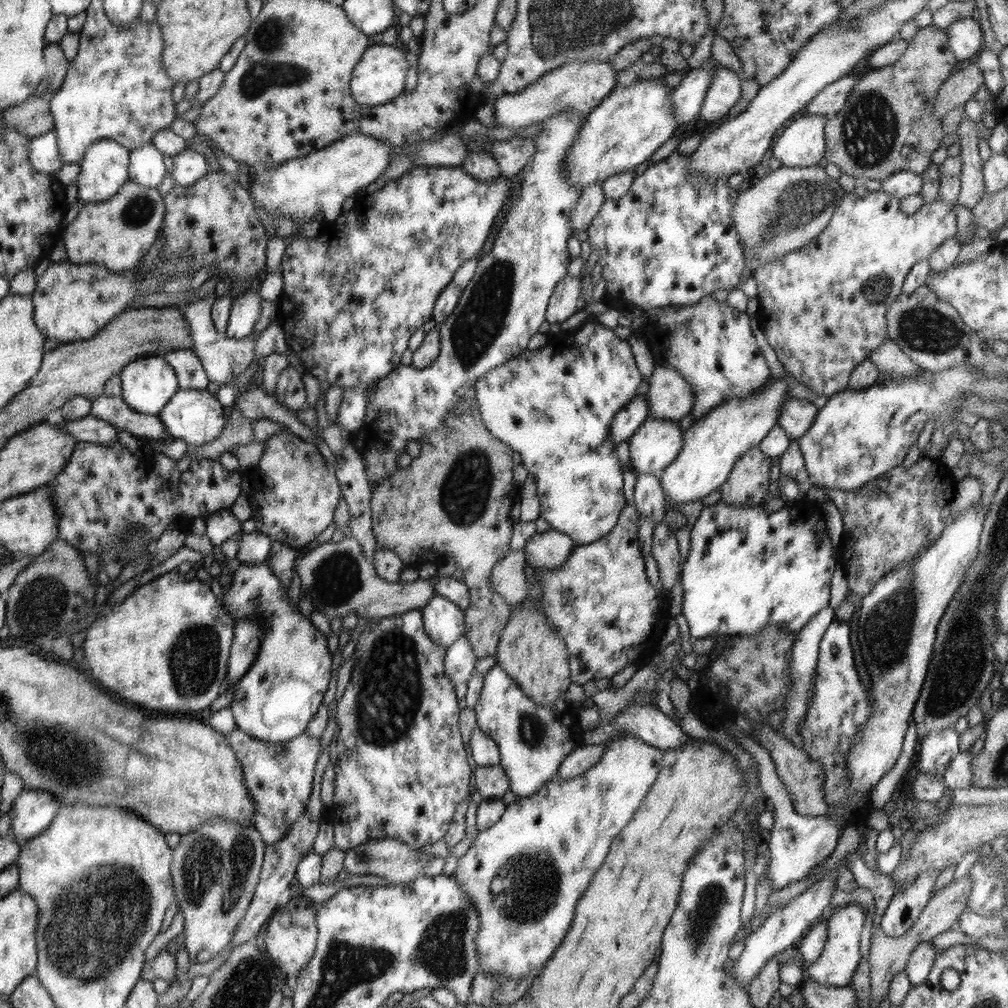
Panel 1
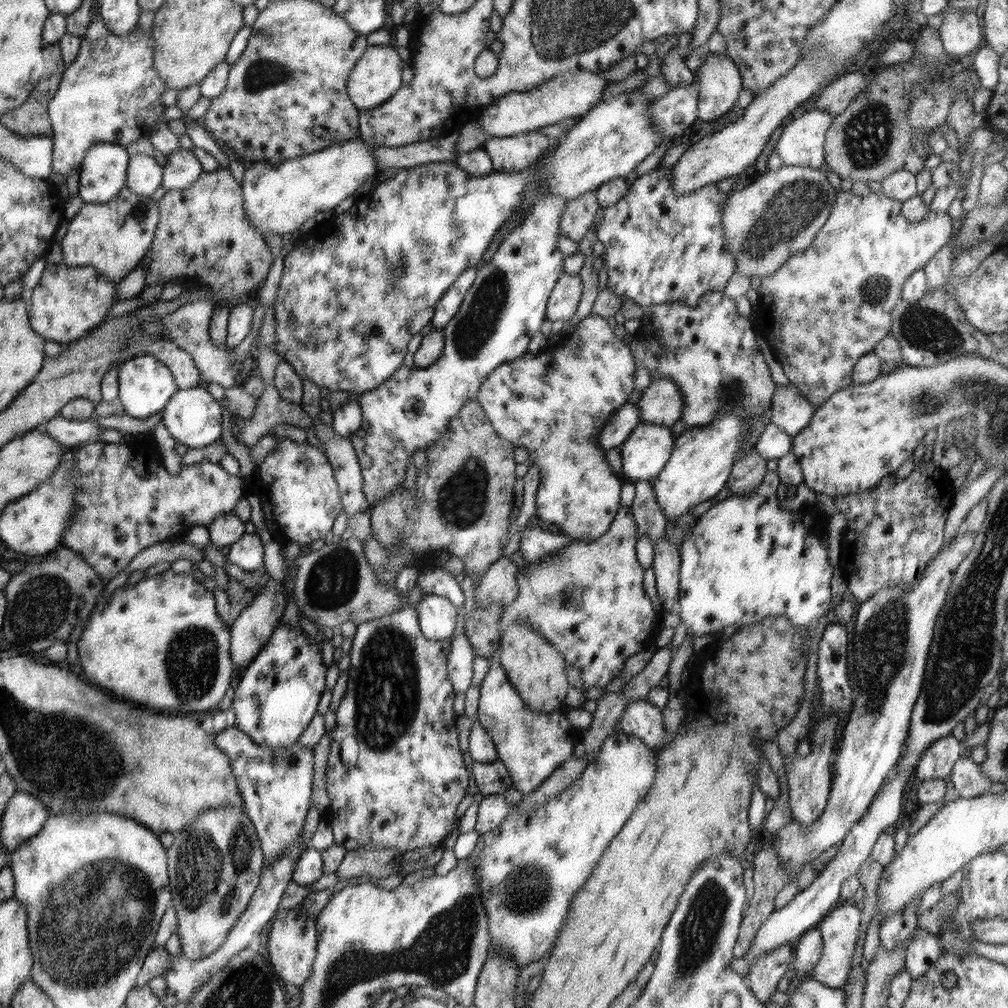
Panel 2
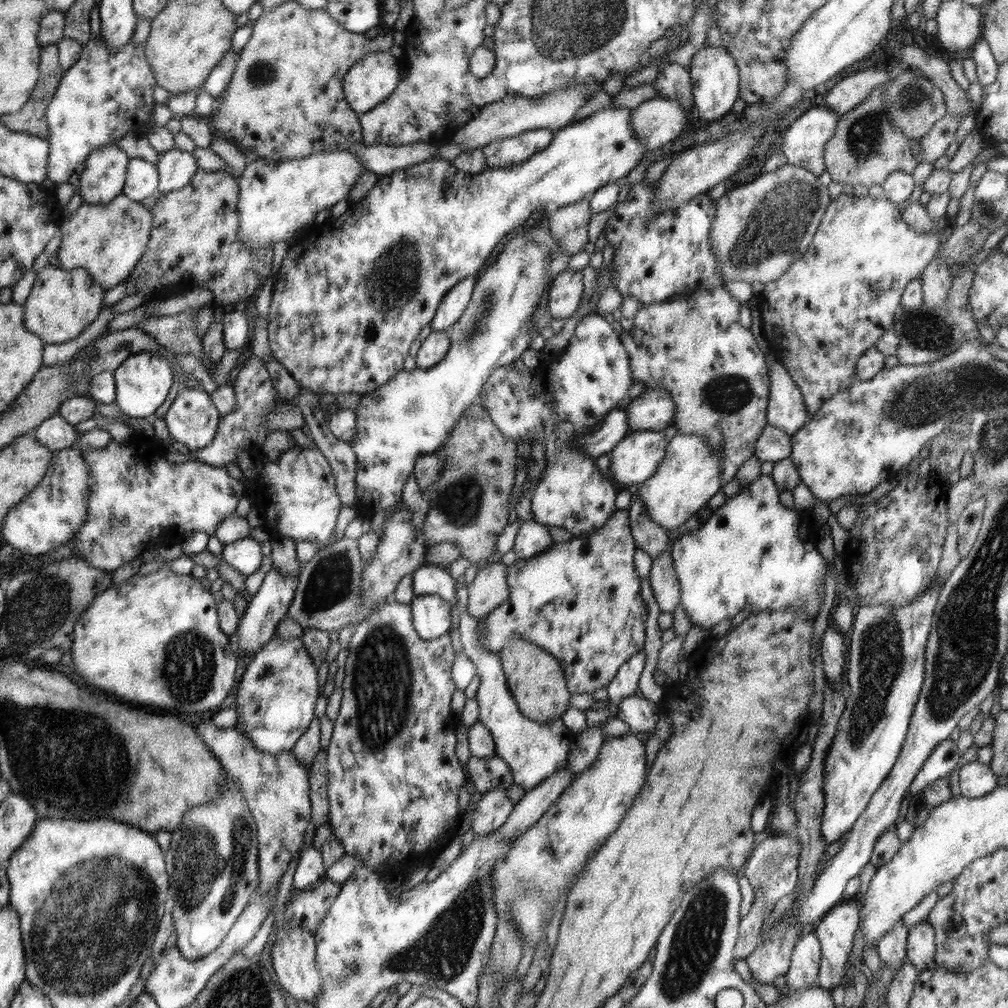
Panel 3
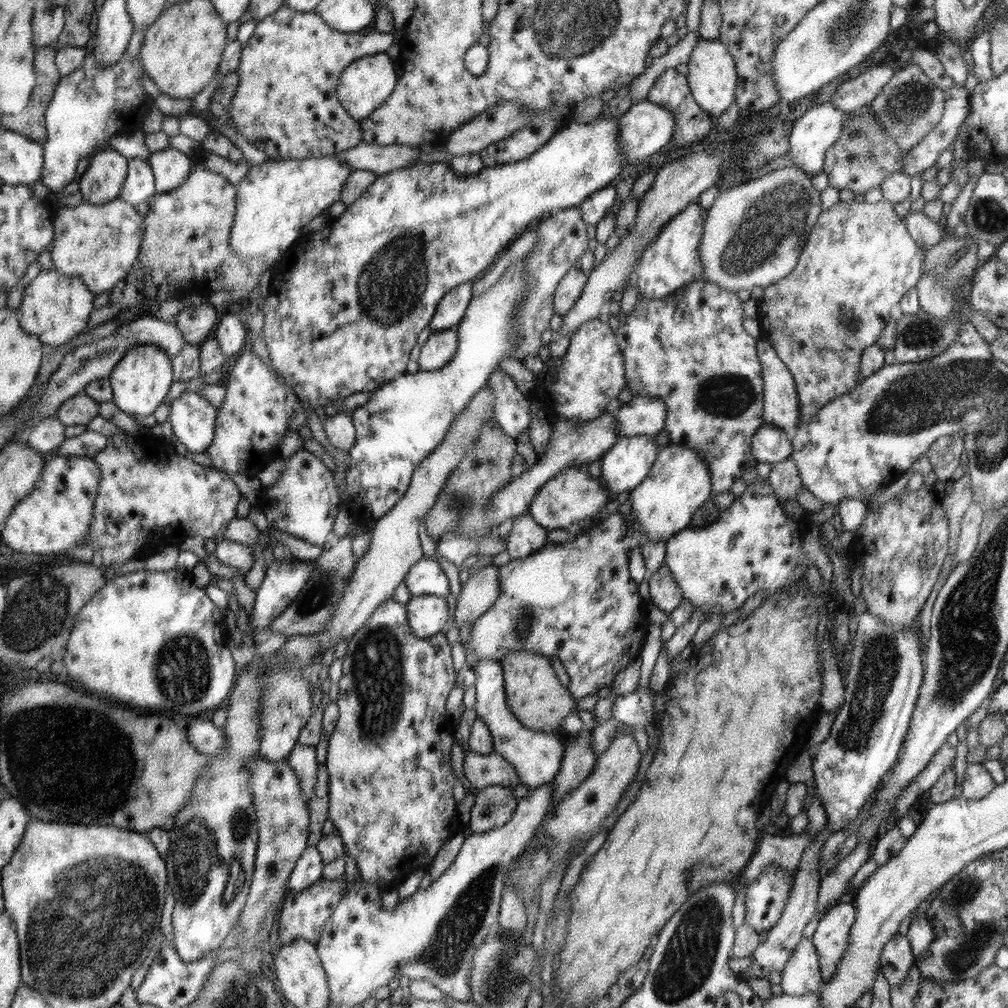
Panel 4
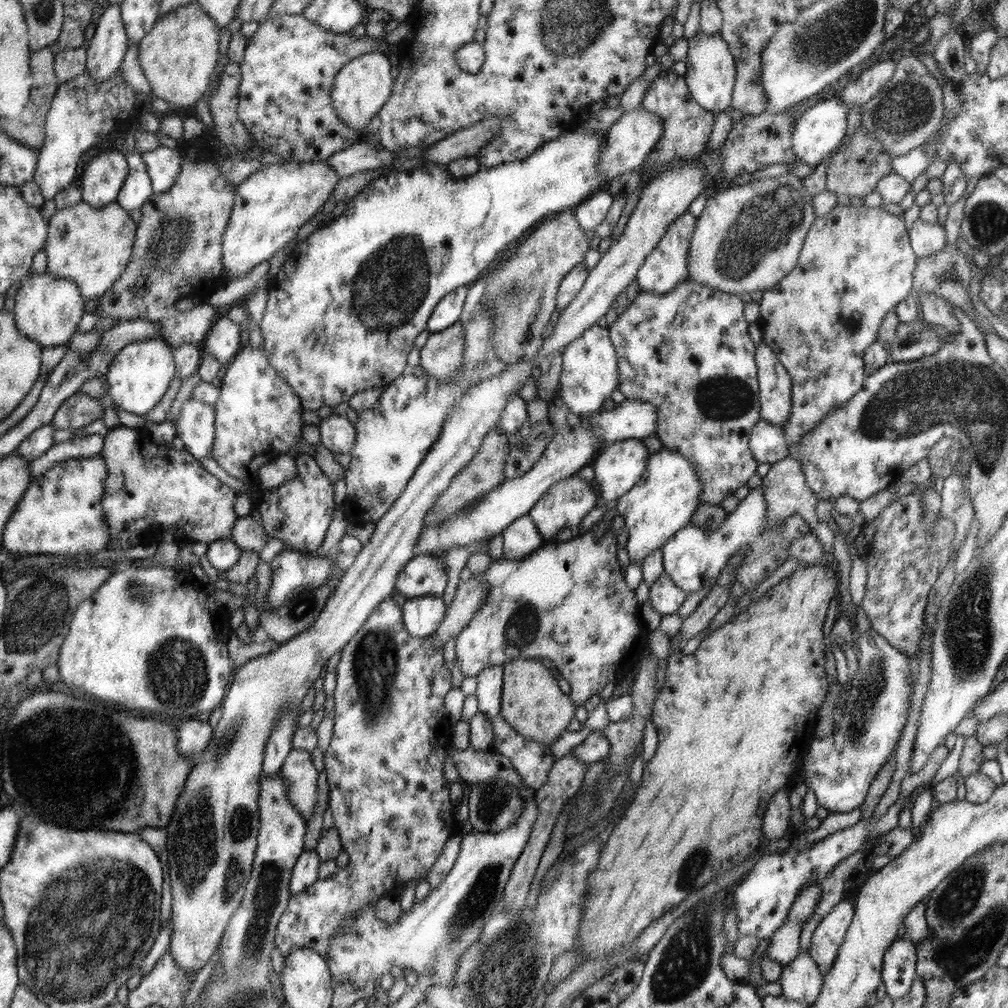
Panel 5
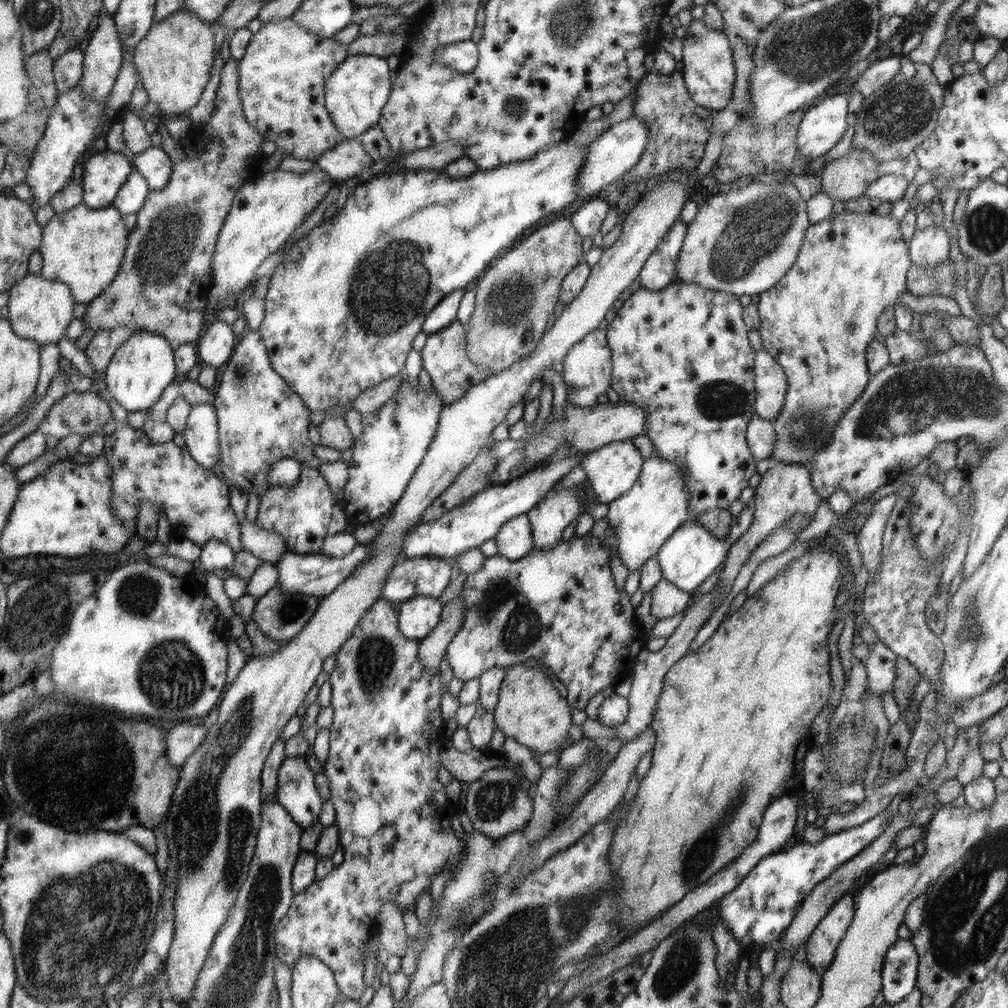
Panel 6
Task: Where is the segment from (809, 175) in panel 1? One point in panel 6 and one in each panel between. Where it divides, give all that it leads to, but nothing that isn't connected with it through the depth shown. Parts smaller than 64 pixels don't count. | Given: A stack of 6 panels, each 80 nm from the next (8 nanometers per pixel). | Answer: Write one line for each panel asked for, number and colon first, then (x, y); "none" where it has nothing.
2: (779, 214)
3: (758, 227)
4: (752, 234)
5: (749, 237)
6: (744, 241)

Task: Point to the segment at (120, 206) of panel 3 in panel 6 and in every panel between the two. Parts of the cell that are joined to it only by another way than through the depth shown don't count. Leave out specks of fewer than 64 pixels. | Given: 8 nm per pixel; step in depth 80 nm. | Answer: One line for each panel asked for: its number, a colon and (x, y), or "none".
4: (100, 243)
5: (92, 246)
6: (83, 247)

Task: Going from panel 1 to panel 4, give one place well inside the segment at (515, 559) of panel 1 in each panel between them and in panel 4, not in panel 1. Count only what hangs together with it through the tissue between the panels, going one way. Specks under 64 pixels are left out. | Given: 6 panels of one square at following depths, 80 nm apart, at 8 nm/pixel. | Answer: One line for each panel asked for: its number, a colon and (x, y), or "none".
2: (499, 584)
3: (489, 589)
4: (480, 591)

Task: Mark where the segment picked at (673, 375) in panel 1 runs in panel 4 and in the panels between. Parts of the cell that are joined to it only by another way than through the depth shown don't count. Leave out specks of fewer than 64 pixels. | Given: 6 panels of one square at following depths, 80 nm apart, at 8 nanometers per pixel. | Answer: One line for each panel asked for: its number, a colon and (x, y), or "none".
2: (660, 404)
3: (654, 409)
4: (643, 415)

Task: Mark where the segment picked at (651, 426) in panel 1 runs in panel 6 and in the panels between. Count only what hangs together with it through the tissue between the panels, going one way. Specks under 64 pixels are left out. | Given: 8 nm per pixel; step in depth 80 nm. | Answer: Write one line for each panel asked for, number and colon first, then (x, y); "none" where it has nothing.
2: (647, 450)
3: (633, 461)
4: (624, 467)
5: (618, 467)
6: (611, 471)

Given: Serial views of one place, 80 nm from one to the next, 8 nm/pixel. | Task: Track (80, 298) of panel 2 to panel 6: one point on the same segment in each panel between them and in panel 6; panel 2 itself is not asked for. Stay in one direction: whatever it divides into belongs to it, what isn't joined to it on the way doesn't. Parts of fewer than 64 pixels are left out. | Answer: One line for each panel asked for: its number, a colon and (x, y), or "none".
3: (61, 303)
4: (55, 307)
5: (46, 308)
6: (39, 309)

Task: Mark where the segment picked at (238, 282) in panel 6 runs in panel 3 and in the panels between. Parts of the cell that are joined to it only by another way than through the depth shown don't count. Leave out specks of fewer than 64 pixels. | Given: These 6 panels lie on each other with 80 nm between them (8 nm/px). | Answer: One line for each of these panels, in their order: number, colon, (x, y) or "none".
3: (276, 198)
4: (277, 198)
5: (270, 206)

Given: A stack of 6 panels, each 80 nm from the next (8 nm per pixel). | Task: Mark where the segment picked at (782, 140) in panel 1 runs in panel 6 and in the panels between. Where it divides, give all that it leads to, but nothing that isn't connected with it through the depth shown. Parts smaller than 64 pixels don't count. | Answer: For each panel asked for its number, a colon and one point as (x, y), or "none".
2: (802, 142)
3: (803, 145)
4: (821, 125)
5: (820, 130)
6: (822, 126)

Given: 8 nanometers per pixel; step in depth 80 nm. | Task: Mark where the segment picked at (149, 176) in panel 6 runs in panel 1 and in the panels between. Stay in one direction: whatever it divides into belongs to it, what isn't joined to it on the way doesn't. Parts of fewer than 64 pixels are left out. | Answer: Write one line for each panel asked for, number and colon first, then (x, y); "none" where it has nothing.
1: (189, 166)
2: (182, 168)
3: (176, 168)
4: (170, 167)
5: (163, 164)

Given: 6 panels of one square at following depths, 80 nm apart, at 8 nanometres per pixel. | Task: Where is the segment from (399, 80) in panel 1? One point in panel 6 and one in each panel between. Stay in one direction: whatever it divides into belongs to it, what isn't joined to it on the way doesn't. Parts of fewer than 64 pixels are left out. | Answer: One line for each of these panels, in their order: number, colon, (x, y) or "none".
2: (377, 77)
3: (373, 79)
4: (368, 82)
5: (364, 85)
6: (356, 93)

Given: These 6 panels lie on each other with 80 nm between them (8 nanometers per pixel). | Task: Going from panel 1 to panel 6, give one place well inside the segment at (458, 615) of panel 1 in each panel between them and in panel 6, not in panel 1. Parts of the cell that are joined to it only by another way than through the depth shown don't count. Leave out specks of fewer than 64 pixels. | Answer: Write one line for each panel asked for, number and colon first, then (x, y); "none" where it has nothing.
2: (437, 615)
3: (432, 614)
4: (428, 615)
5: (422, 615)
6: (418, 616)

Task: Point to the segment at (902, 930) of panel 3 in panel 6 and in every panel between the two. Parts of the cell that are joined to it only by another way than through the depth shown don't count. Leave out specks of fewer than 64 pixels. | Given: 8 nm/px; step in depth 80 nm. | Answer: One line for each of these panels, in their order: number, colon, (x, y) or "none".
4: (897, 959)
5: (898, 972)
6: (898, 977)

